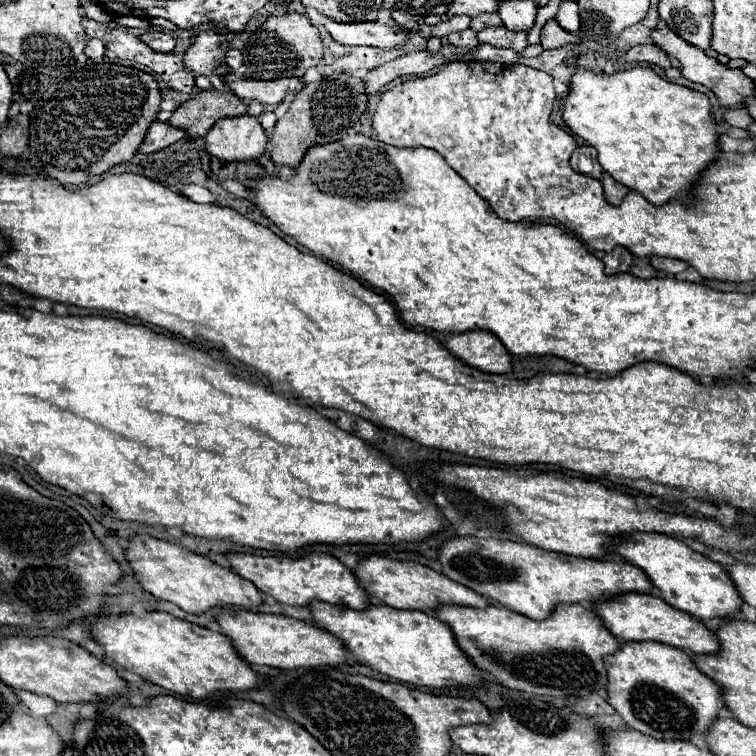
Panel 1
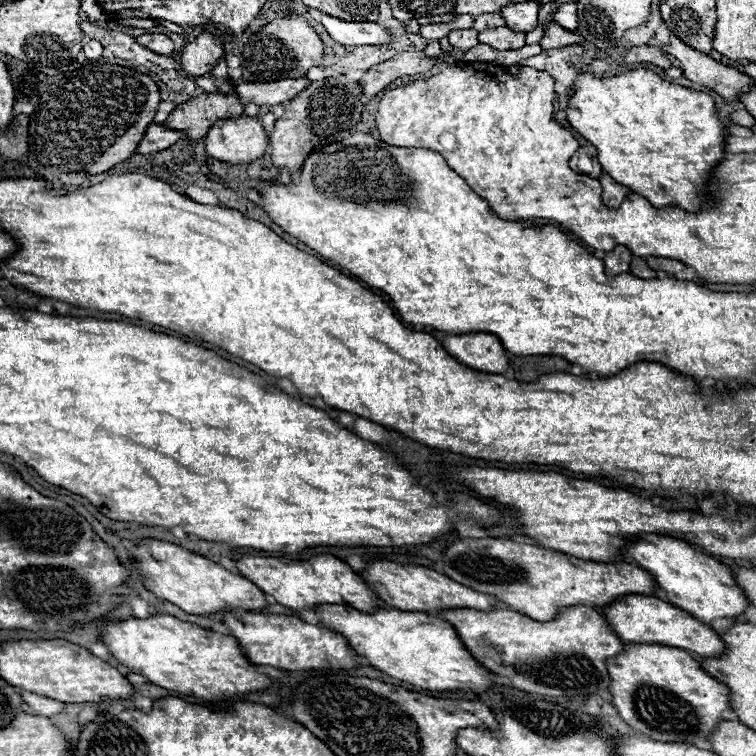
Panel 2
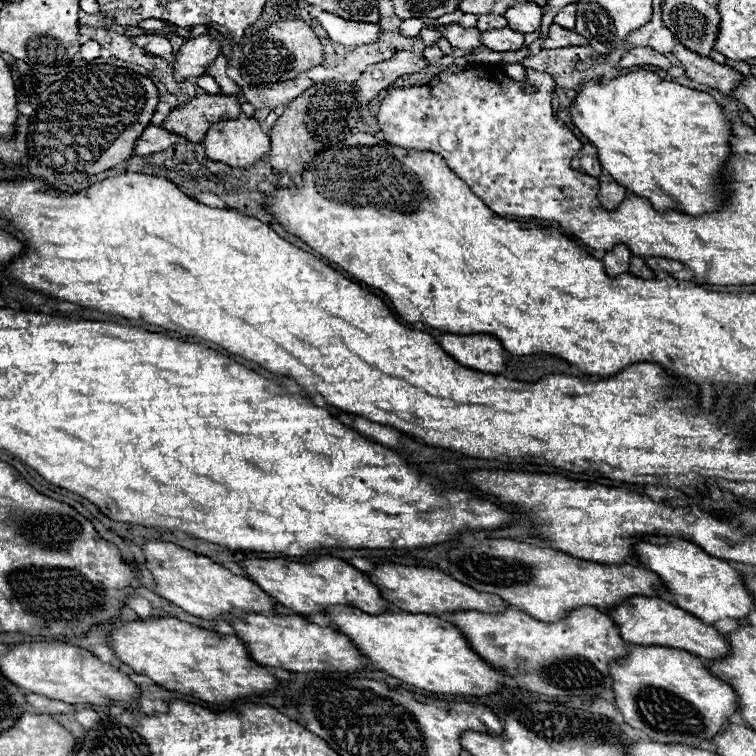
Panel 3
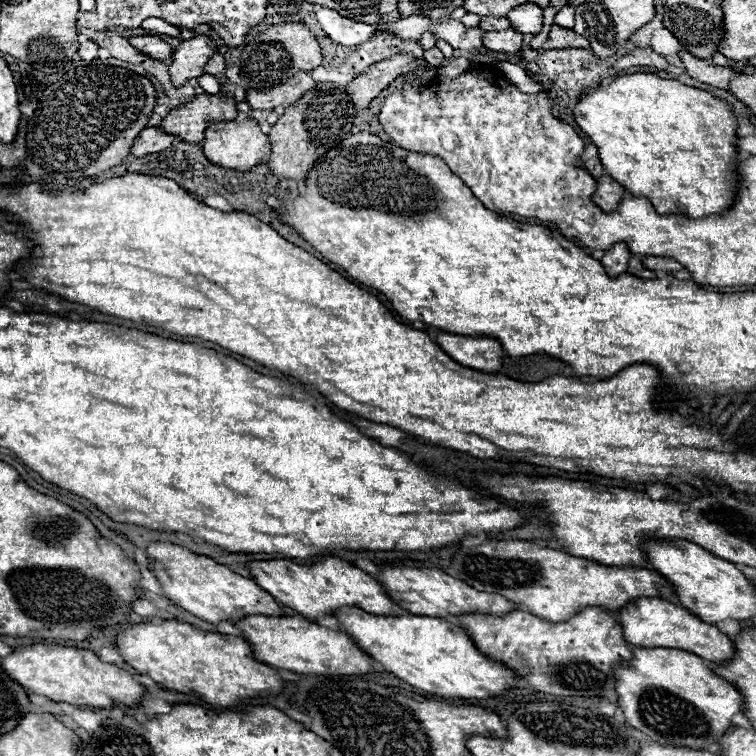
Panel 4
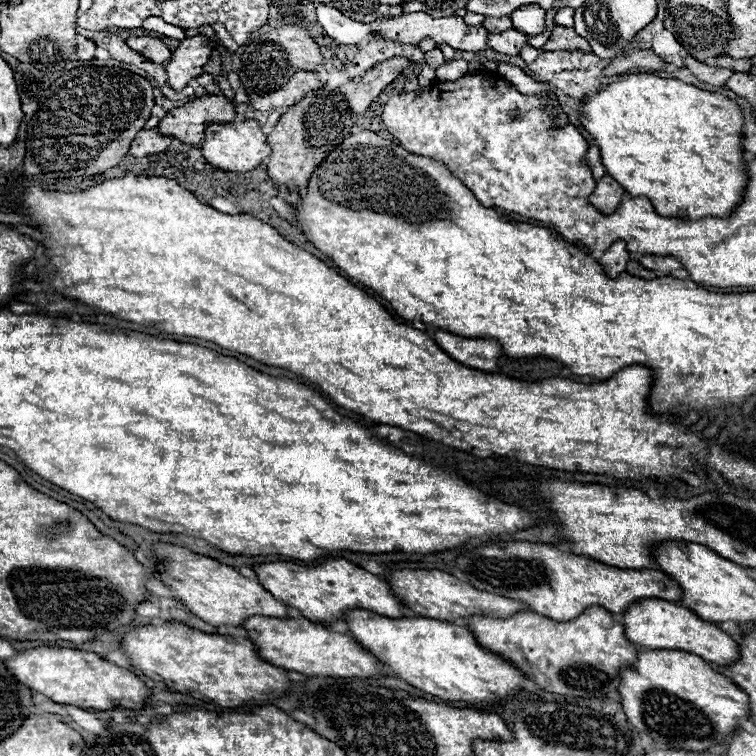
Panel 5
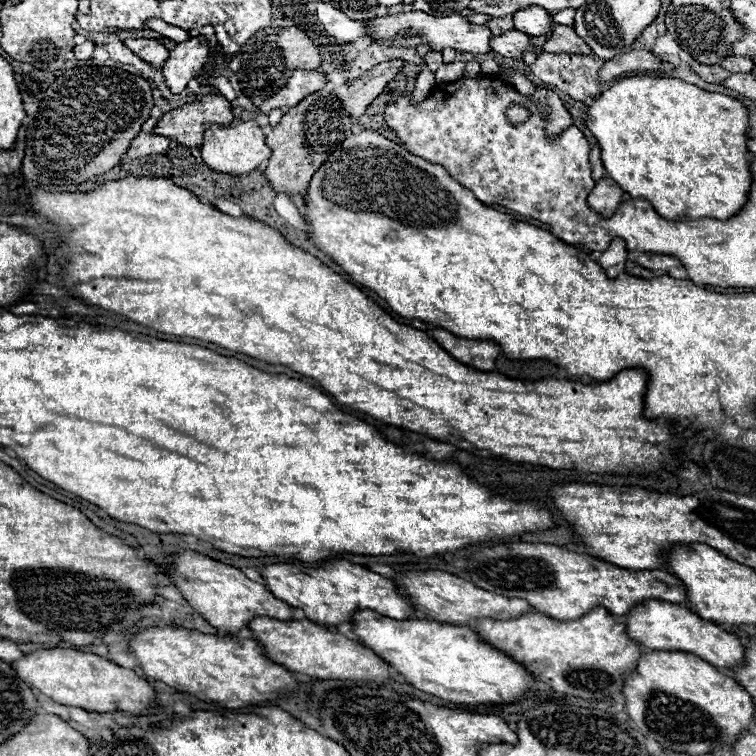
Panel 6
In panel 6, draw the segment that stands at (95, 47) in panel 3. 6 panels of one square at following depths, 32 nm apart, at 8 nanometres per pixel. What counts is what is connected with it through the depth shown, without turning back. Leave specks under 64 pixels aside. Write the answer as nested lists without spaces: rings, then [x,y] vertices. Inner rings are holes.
[[[86,40],[84,44],[78,44],[78,46],[74,48],[74,54],[76,54],[78,60],[90,60],[92,54],[94,54],[94,42]]]

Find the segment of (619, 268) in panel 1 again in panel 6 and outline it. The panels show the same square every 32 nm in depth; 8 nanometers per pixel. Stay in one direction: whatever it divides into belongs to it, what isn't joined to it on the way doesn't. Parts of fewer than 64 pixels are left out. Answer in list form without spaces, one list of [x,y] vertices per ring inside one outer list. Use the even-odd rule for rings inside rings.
[[[616,238],[616,240],[612,240],[610,248],[602,252],[602,256],[598,258],[598,264],[604,268],[604,272],[608,274],[608,278],[616,278],[618,274],[624,272],[626,260],[628,260],[626,244],[624,244],[624,240]]]

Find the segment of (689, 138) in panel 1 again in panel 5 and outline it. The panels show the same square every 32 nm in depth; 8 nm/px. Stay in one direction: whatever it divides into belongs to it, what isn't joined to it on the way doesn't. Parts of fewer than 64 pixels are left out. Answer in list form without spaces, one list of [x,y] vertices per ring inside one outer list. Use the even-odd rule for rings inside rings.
[[[628,74],[588,96],[578,112],[582,128],[598,142],[602,164],[608,176],[612,176],[630,196],[646,196],[660,216],[678,216],[688,220],[706,216],[724,218],[742,202],[746,172],[740,130],[744,116],[728,98],[674,78]]]

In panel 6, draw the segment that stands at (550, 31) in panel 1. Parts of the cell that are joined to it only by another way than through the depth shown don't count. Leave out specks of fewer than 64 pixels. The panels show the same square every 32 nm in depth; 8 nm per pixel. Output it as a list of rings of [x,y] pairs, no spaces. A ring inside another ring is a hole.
[[[556,24],[550,38],[542,46],[544,52],[568,52],[568,54],[592,54],[588,44],[570,26]]]

